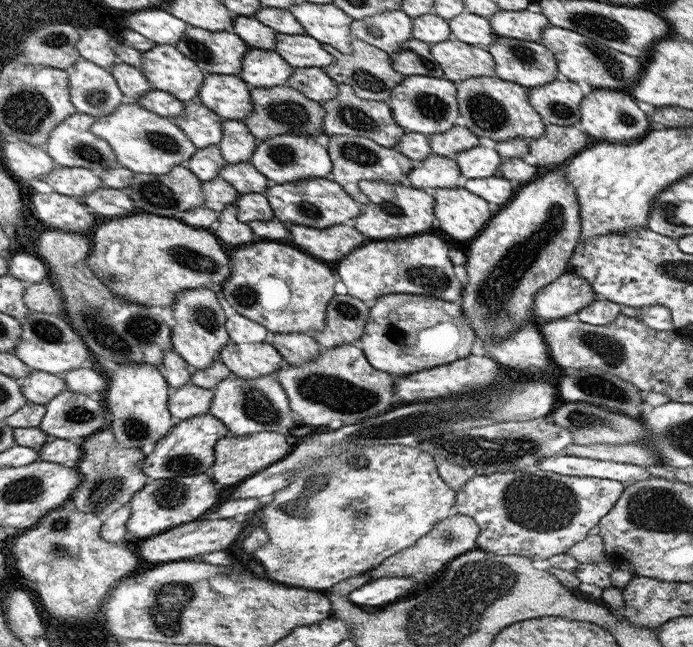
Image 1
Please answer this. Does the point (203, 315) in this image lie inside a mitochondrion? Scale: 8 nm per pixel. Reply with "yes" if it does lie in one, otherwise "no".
yes

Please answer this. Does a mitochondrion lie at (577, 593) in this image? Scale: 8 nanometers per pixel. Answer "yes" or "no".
no

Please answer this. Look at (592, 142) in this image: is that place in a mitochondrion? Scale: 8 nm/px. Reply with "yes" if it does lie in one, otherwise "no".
no

